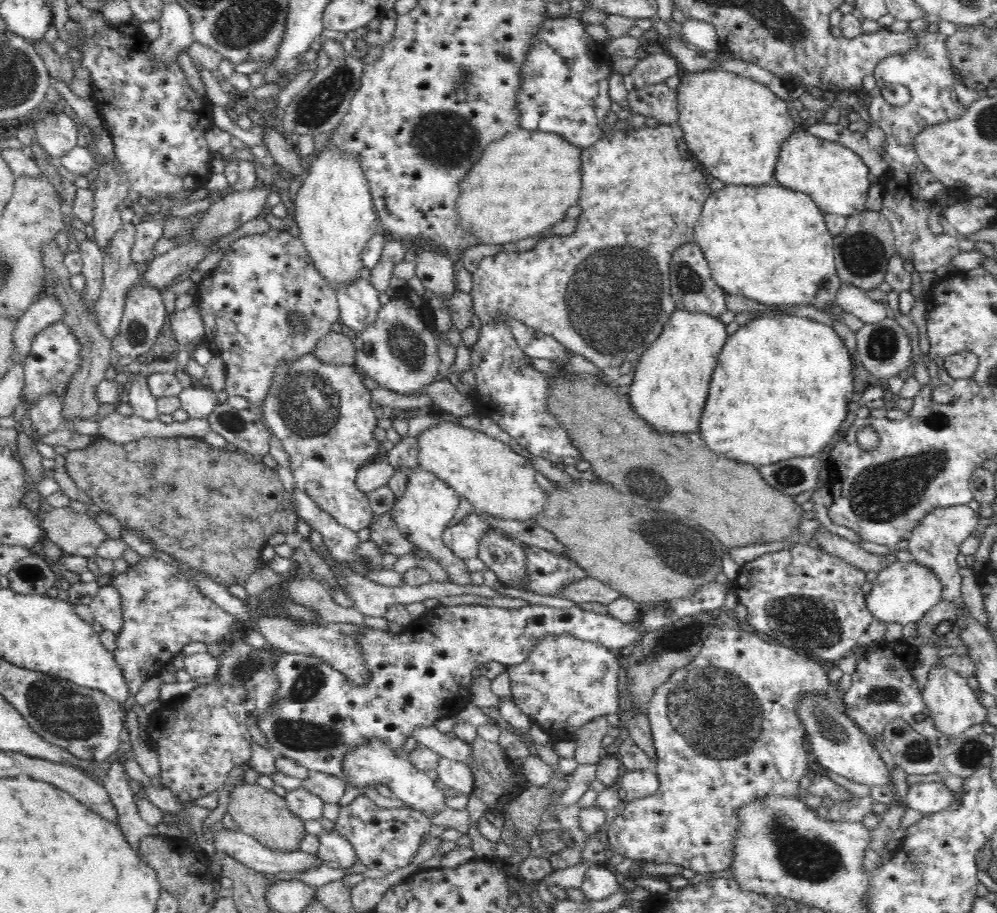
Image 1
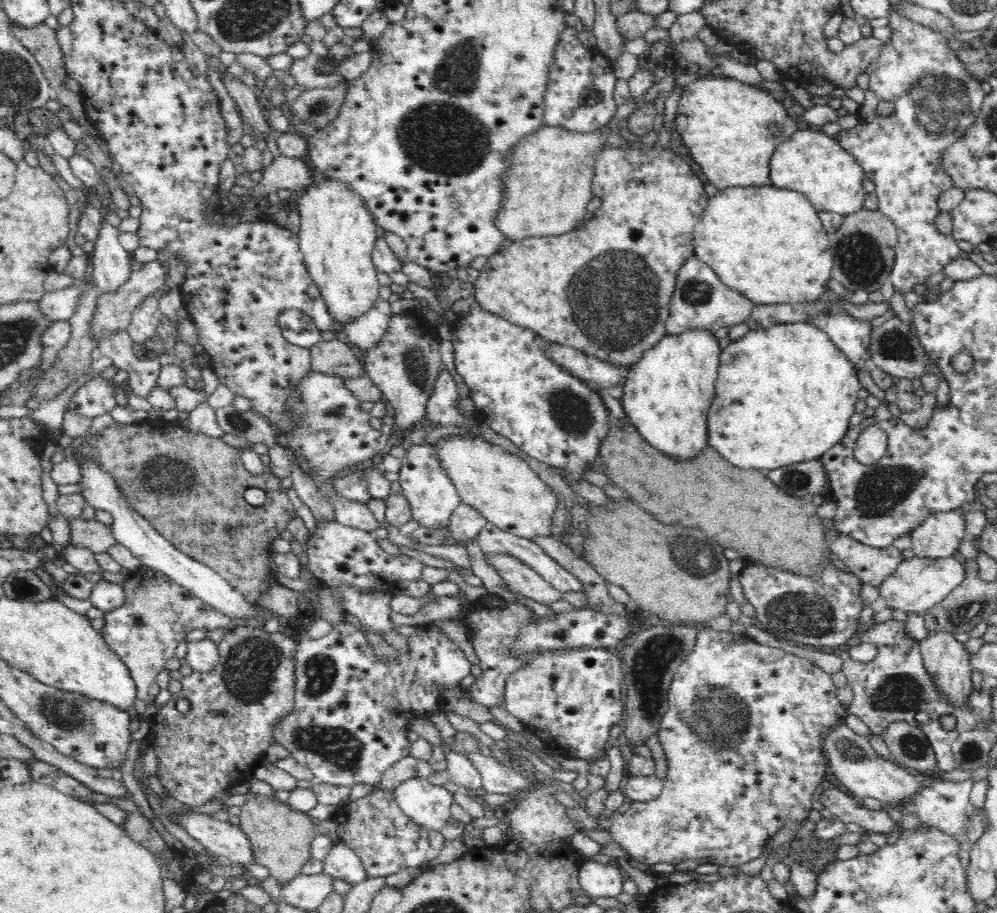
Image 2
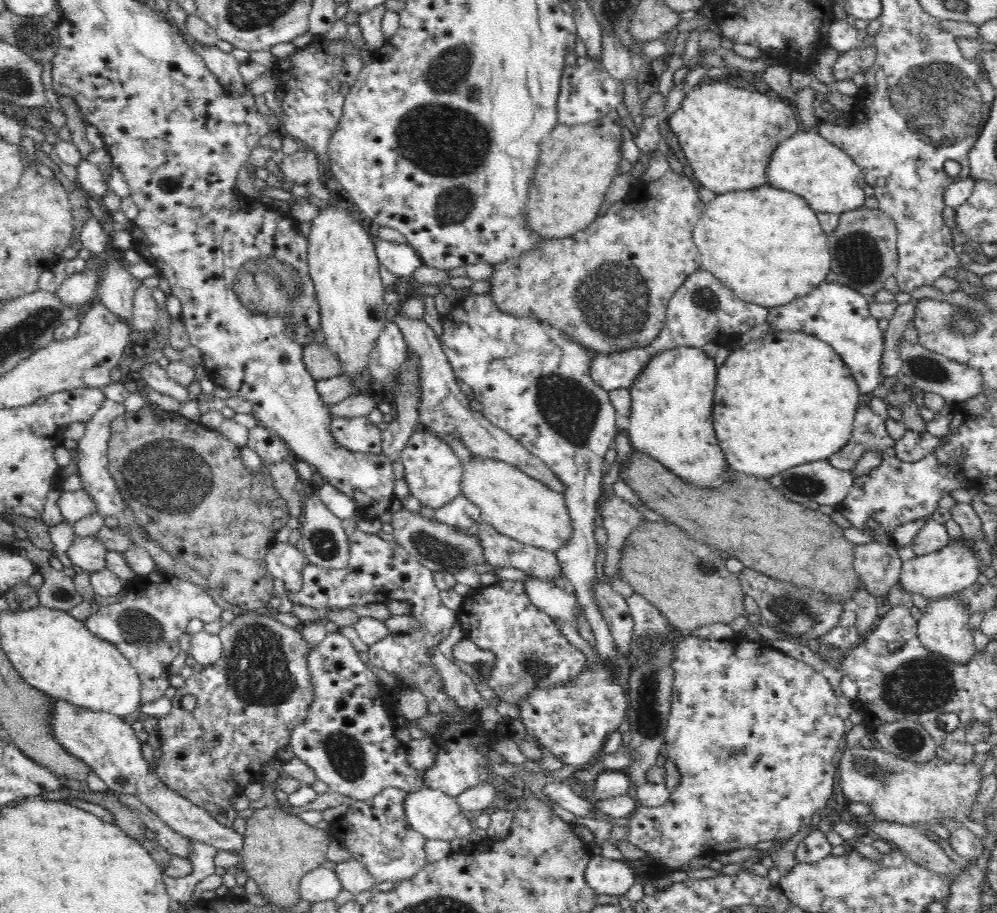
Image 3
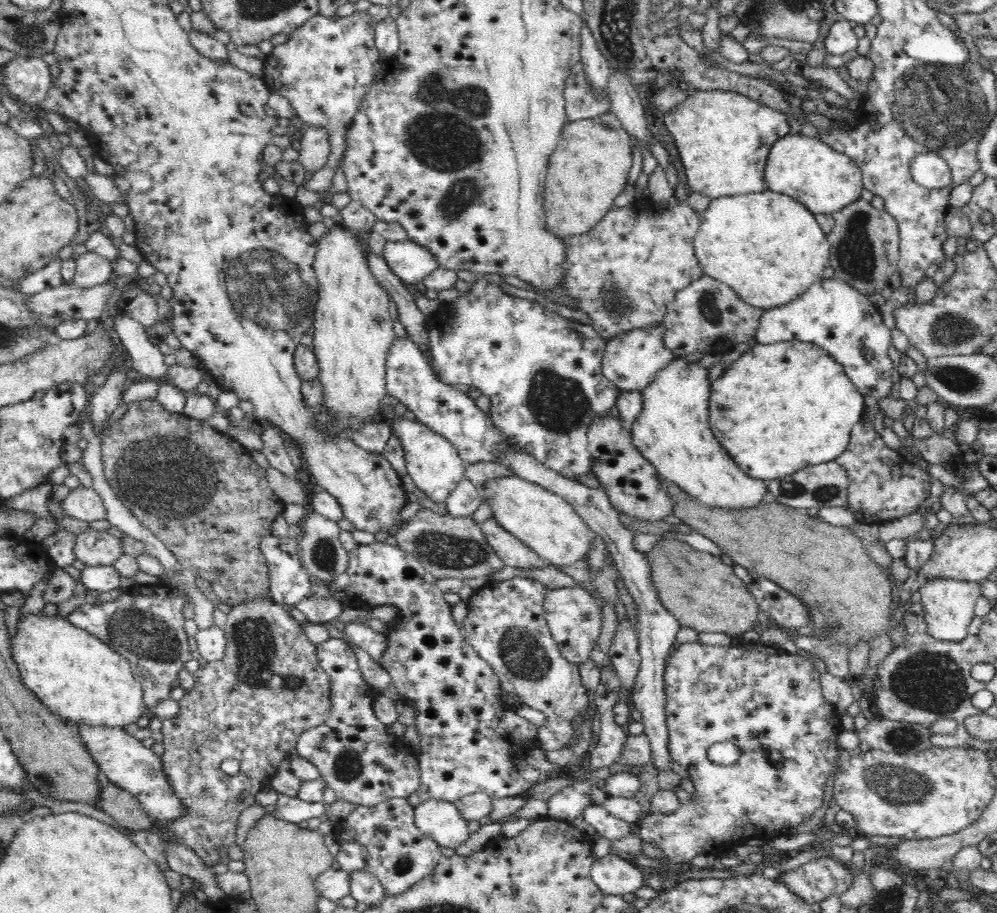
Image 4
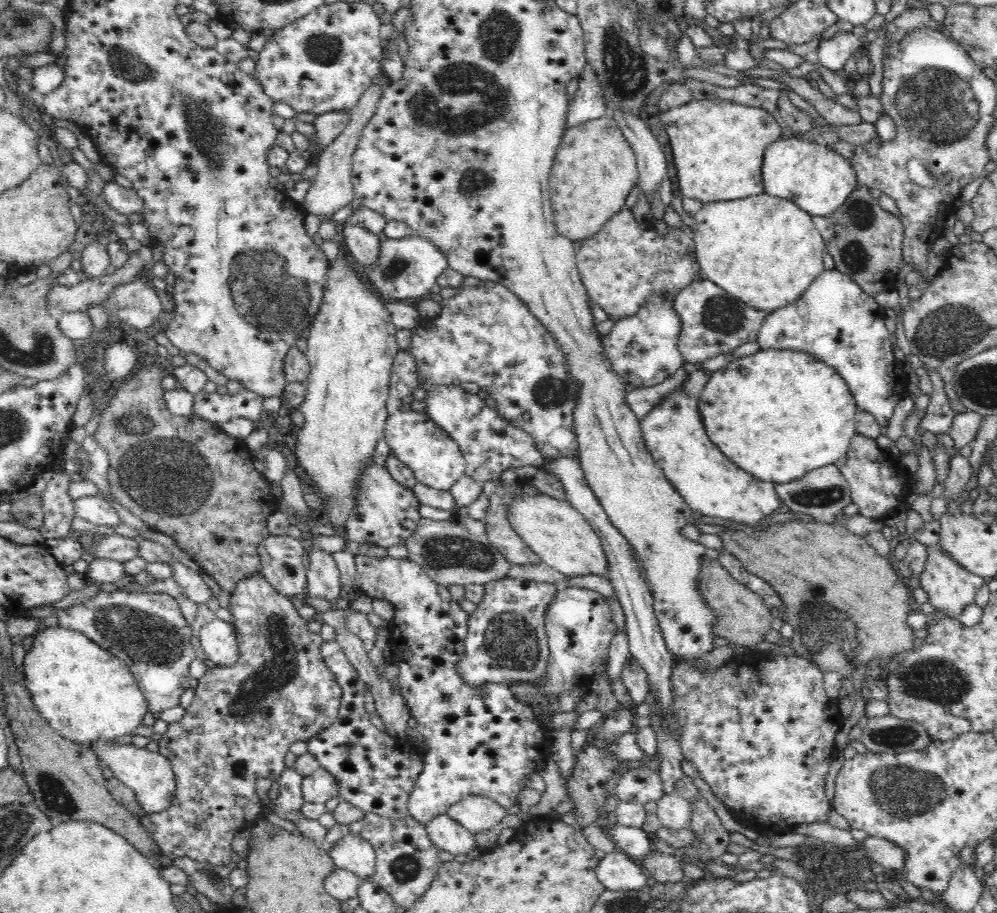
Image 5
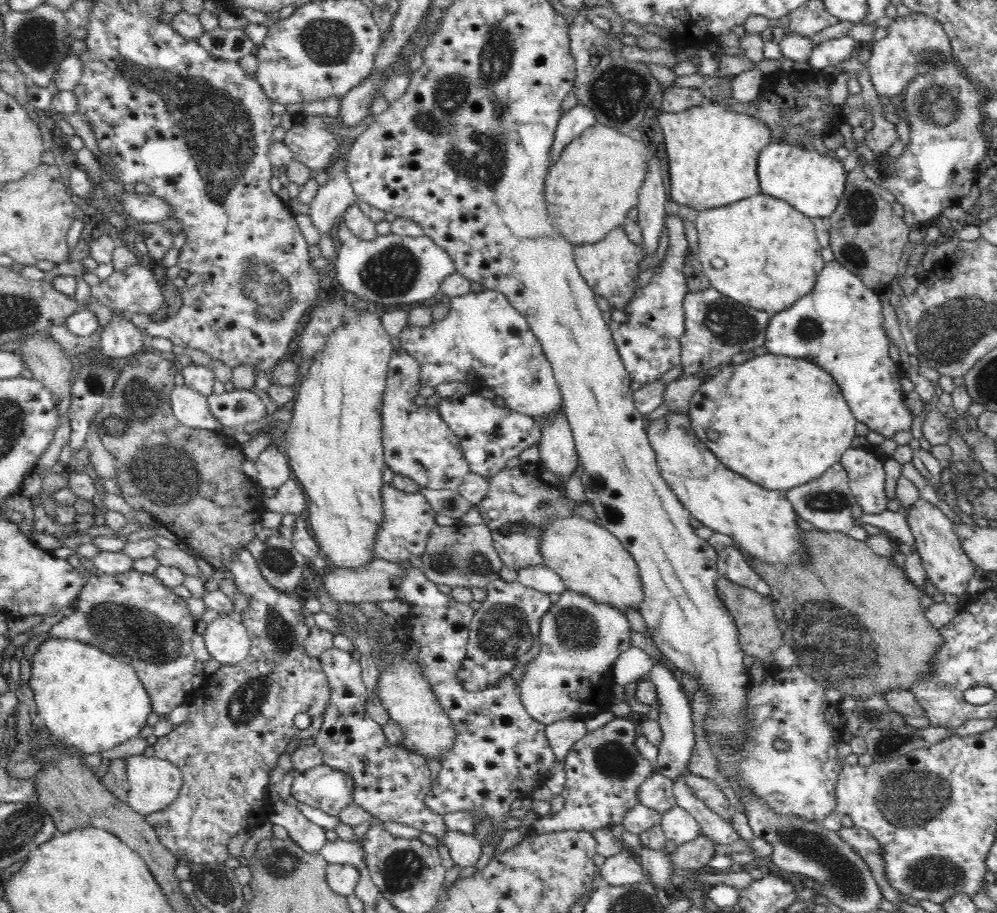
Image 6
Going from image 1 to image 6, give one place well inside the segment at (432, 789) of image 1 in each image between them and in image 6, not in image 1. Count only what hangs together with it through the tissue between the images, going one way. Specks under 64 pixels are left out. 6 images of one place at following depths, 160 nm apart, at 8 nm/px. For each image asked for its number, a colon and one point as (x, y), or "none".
2: (428, 805)
3: (434, 814)
4: (441, 821)
5: (446, 834)
6: (465, 849)

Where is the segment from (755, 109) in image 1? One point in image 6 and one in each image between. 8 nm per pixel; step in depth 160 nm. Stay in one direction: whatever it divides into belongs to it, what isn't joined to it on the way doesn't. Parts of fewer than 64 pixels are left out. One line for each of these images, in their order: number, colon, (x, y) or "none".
2: (731, 129)
3: (728, 134)
4: (723, 138)
5: (718, 146)
6: (713, 153)

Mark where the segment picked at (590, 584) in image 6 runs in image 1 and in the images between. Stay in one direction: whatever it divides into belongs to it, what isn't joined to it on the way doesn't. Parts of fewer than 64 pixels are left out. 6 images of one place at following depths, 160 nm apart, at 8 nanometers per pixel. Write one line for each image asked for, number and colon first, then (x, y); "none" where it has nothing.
1: (497, 482)
2: (506, 492)
3: (515, 504)
4: (549, 525)
5: (562, 538)

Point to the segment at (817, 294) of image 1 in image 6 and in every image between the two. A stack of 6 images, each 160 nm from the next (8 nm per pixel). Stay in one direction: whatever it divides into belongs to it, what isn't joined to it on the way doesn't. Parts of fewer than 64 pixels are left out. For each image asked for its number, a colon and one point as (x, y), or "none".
2: (769, 243)
3: (766, 244)
4: (768, 247)
5: (770, 250)
6: (761, 251)

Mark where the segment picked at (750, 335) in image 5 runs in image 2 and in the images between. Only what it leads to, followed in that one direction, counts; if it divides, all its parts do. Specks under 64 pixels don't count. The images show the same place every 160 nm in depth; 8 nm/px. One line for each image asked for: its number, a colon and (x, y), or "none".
2: (701, 300)
3: (703, 307)
4: (705, 313)

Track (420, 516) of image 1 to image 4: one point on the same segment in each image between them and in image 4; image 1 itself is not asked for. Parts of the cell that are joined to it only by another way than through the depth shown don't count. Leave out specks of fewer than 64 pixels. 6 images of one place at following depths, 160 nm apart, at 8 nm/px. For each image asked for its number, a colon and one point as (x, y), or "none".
2: (433, 497)
3: (433, 472)
4: (433, 463)

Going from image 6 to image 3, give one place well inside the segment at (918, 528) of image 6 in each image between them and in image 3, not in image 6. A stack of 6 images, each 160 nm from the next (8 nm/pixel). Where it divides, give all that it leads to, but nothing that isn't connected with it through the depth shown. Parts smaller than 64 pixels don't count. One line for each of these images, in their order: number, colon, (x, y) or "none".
3: (943, 628)
4: (949, 604)
5: (950, 586)

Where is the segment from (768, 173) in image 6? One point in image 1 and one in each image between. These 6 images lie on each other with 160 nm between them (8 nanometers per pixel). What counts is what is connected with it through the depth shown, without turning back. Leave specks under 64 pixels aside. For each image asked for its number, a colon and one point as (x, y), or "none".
1: (838, 180)
2: (810, 162)
3: (829, 179)
4: (805, 168)
5: (813, 176)

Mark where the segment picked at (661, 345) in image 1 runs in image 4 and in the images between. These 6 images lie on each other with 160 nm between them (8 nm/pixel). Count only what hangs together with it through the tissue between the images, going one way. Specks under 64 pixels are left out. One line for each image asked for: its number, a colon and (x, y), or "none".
2: (666, 394)
3: (671, 420)
4: (673, 432)

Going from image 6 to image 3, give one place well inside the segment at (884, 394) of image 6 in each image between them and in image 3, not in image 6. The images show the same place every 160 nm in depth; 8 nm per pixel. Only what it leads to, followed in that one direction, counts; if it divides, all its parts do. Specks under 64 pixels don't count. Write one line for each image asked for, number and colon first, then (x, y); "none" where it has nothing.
3: (839, 315)
4: (831, 314)
5: (834, 321)

